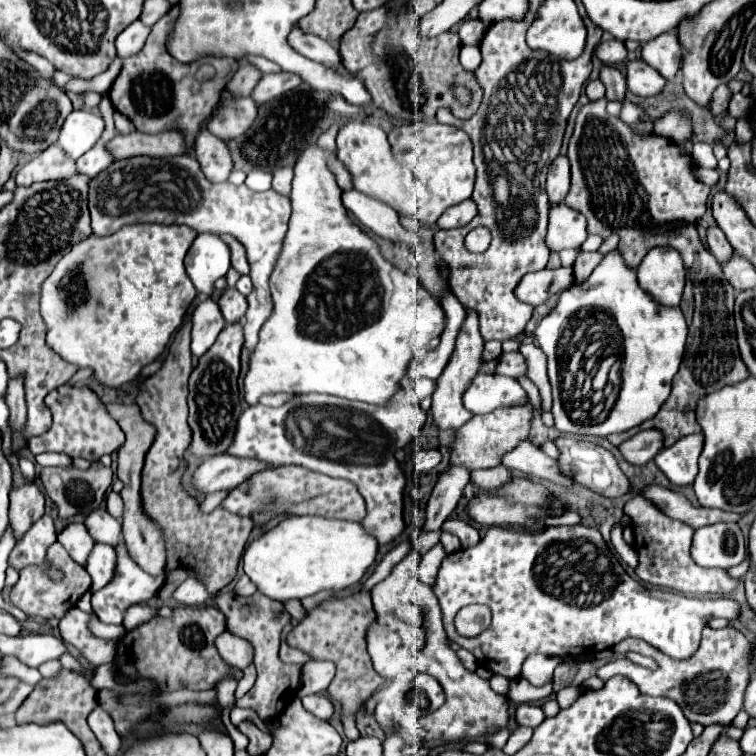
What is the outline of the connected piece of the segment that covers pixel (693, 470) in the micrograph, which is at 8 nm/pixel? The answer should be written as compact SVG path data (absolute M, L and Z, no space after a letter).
M690 434L664 448L654 462L666 474L666 478L676 486L690 486L698 474L698 456L704 446L702 434Z

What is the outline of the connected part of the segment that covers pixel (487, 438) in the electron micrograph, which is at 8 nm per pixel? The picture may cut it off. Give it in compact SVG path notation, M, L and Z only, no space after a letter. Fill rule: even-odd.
M512 406L512 408L498 408L492 414L486 416L474 416L470 422L466 422L458 432L456 432L456 444L452 450L452 464L462 464L468 470L476 468L494 468L500 464L500 456L514 448L520 440L528 436L530 430L530 416L532 416L532 406Z

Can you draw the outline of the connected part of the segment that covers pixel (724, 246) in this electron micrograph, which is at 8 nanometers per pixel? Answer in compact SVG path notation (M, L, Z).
M720 228L708 230L708 250L716 256L716 260L720 264L724 264L726 260L730 260L730 256L734 256L734 248L730 246L730 242L726 240L726 236Z

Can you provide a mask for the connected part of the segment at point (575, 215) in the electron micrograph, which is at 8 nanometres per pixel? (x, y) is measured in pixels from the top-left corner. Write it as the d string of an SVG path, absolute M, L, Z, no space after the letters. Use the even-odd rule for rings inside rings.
M564 202L550 206L546 234L546 244L550 250L558 252L562 248L578 248L586 238L586 218L578 210L568 208Z

